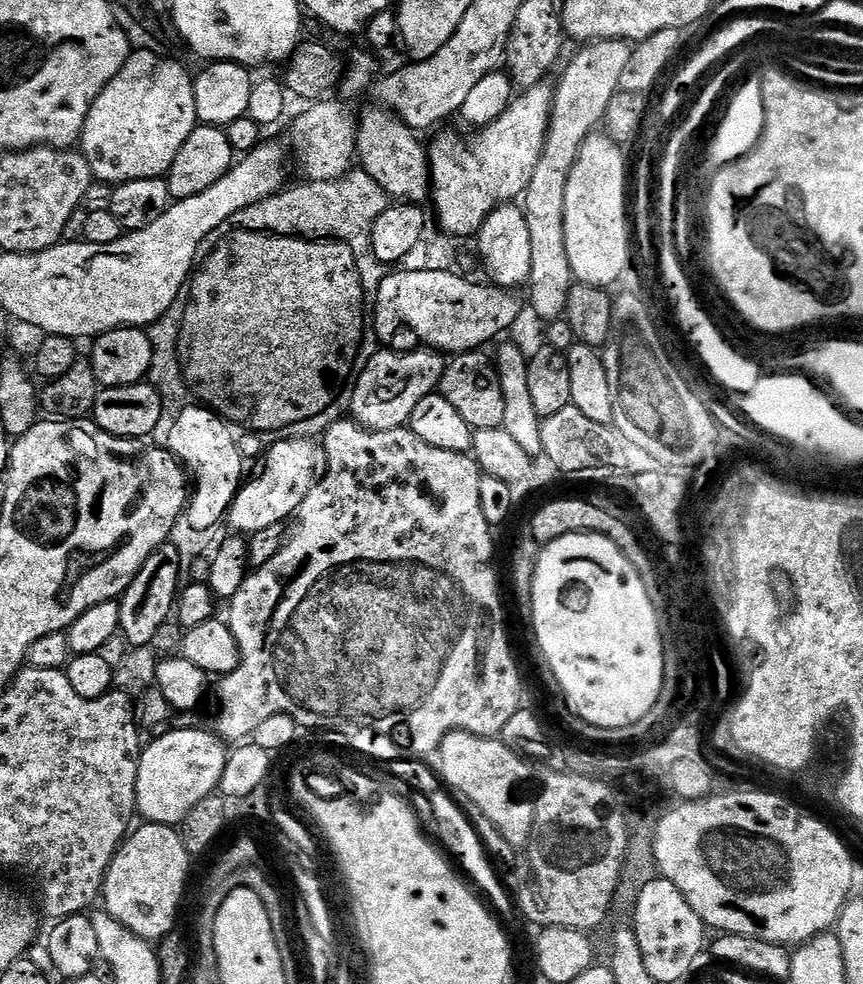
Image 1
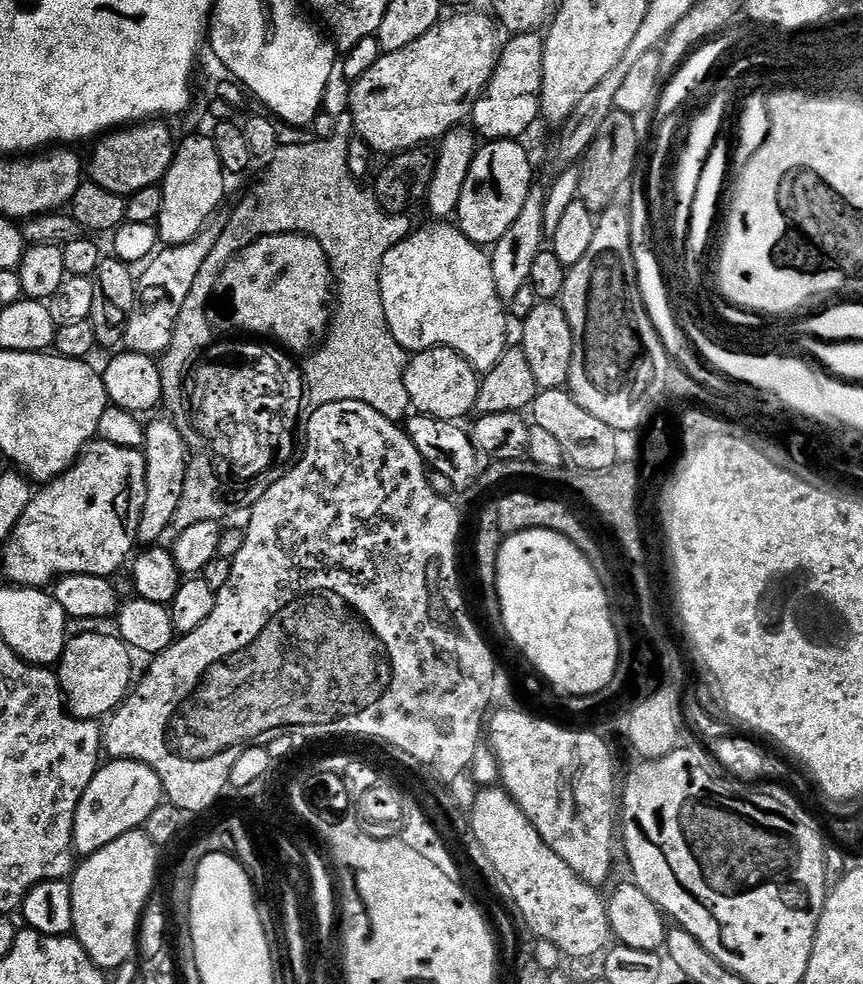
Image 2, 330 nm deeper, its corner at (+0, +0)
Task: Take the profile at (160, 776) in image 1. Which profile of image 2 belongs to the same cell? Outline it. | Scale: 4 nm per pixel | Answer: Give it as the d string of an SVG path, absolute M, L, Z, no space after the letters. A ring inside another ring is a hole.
M112 760L97 768L96 777L86 786L86 794L82 794L74 814L72 846L75 855L80 858L92 856L102 850L102 846L122 838L122 834L143 829L150 814L154 814L164 799L162 782L149 764Z

